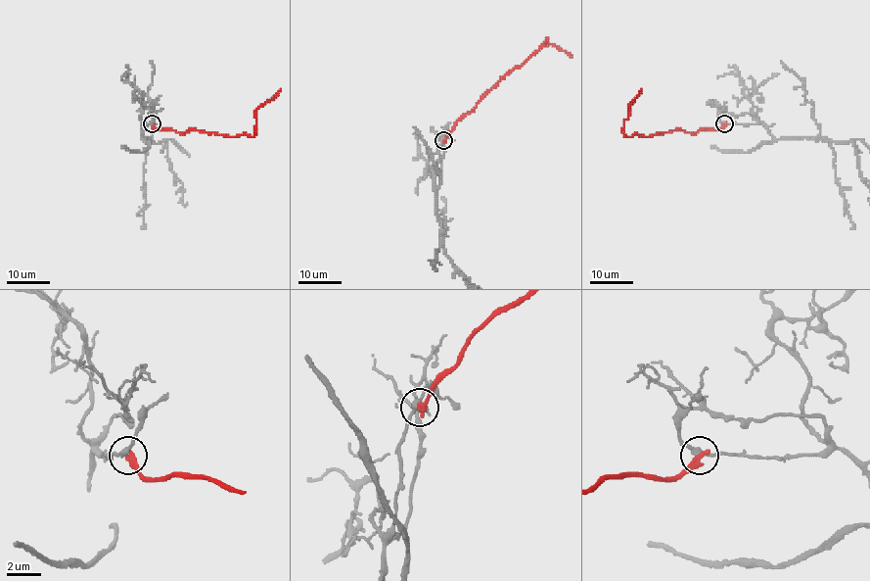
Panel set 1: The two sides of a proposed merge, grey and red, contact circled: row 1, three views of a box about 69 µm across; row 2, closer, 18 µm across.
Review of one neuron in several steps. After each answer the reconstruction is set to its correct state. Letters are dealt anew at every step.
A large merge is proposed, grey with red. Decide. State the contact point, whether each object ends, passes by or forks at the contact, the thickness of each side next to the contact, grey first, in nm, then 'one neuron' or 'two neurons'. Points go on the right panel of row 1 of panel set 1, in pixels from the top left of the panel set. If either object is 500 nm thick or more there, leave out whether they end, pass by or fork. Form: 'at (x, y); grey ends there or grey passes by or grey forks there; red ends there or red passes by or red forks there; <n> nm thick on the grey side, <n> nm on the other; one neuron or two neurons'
at (724, 123); grey passes by; red ends there; 240 nm thick on the grey side, 420 nm on the other; two neurons

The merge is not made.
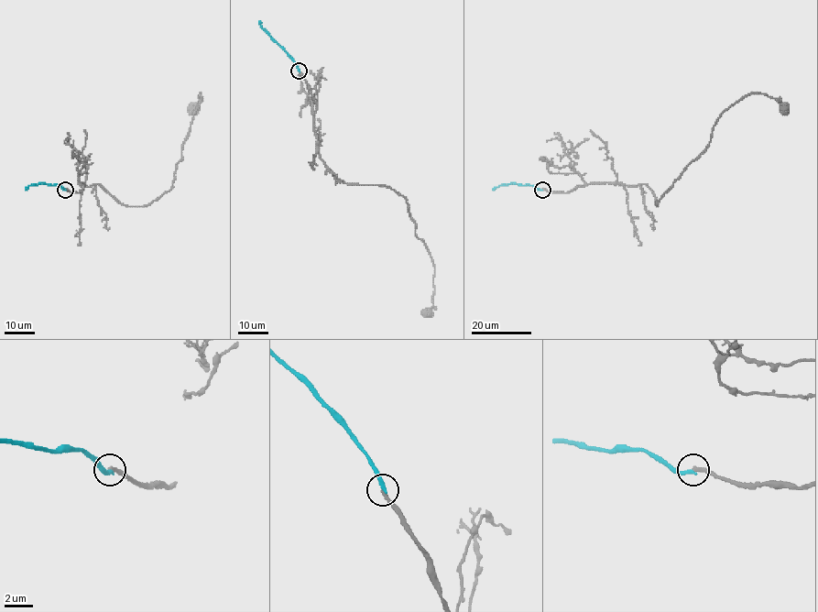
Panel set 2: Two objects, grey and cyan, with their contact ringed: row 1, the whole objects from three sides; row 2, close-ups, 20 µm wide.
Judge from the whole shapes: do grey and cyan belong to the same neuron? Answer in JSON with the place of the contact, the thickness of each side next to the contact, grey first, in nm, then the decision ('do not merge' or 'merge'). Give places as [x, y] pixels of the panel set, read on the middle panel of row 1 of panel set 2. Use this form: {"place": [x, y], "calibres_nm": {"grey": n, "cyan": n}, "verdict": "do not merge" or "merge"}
{"place": [299, 71], "calibres_nm": {"grey": 260, "cyan": 280}, "verdict": "do not merge"}

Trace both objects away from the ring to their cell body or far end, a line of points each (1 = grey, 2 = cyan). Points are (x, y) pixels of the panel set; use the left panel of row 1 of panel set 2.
1: (65, 190), (100, 184), (134, 207), (157, 200), (173, 186), (200, 92), (194, 107)
2: (65, 190), (60, 186), (44, 183), (31, 184), (25, 190)

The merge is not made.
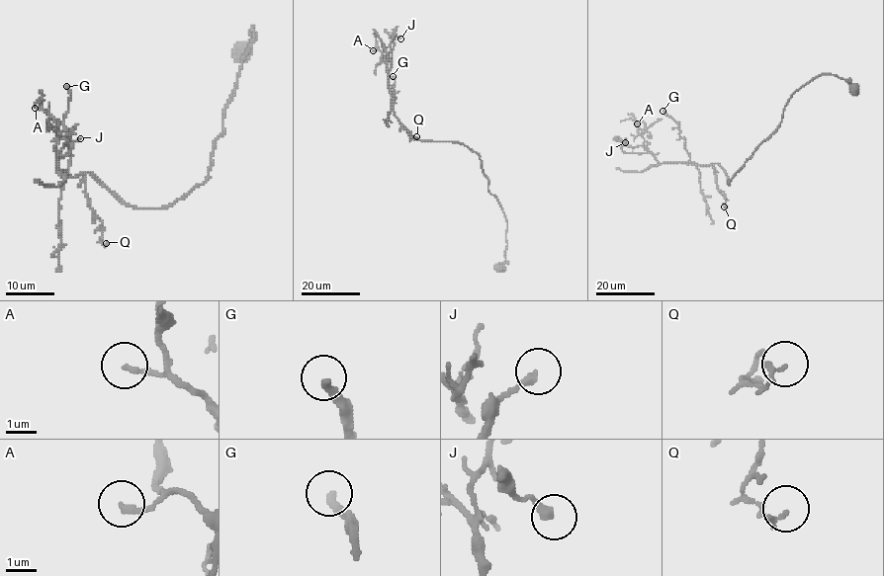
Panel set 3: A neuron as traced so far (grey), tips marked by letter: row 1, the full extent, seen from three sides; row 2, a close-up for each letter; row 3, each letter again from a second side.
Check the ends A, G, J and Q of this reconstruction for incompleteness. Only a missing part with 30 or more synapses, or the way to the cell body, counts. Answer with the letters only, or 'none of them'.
none of them

